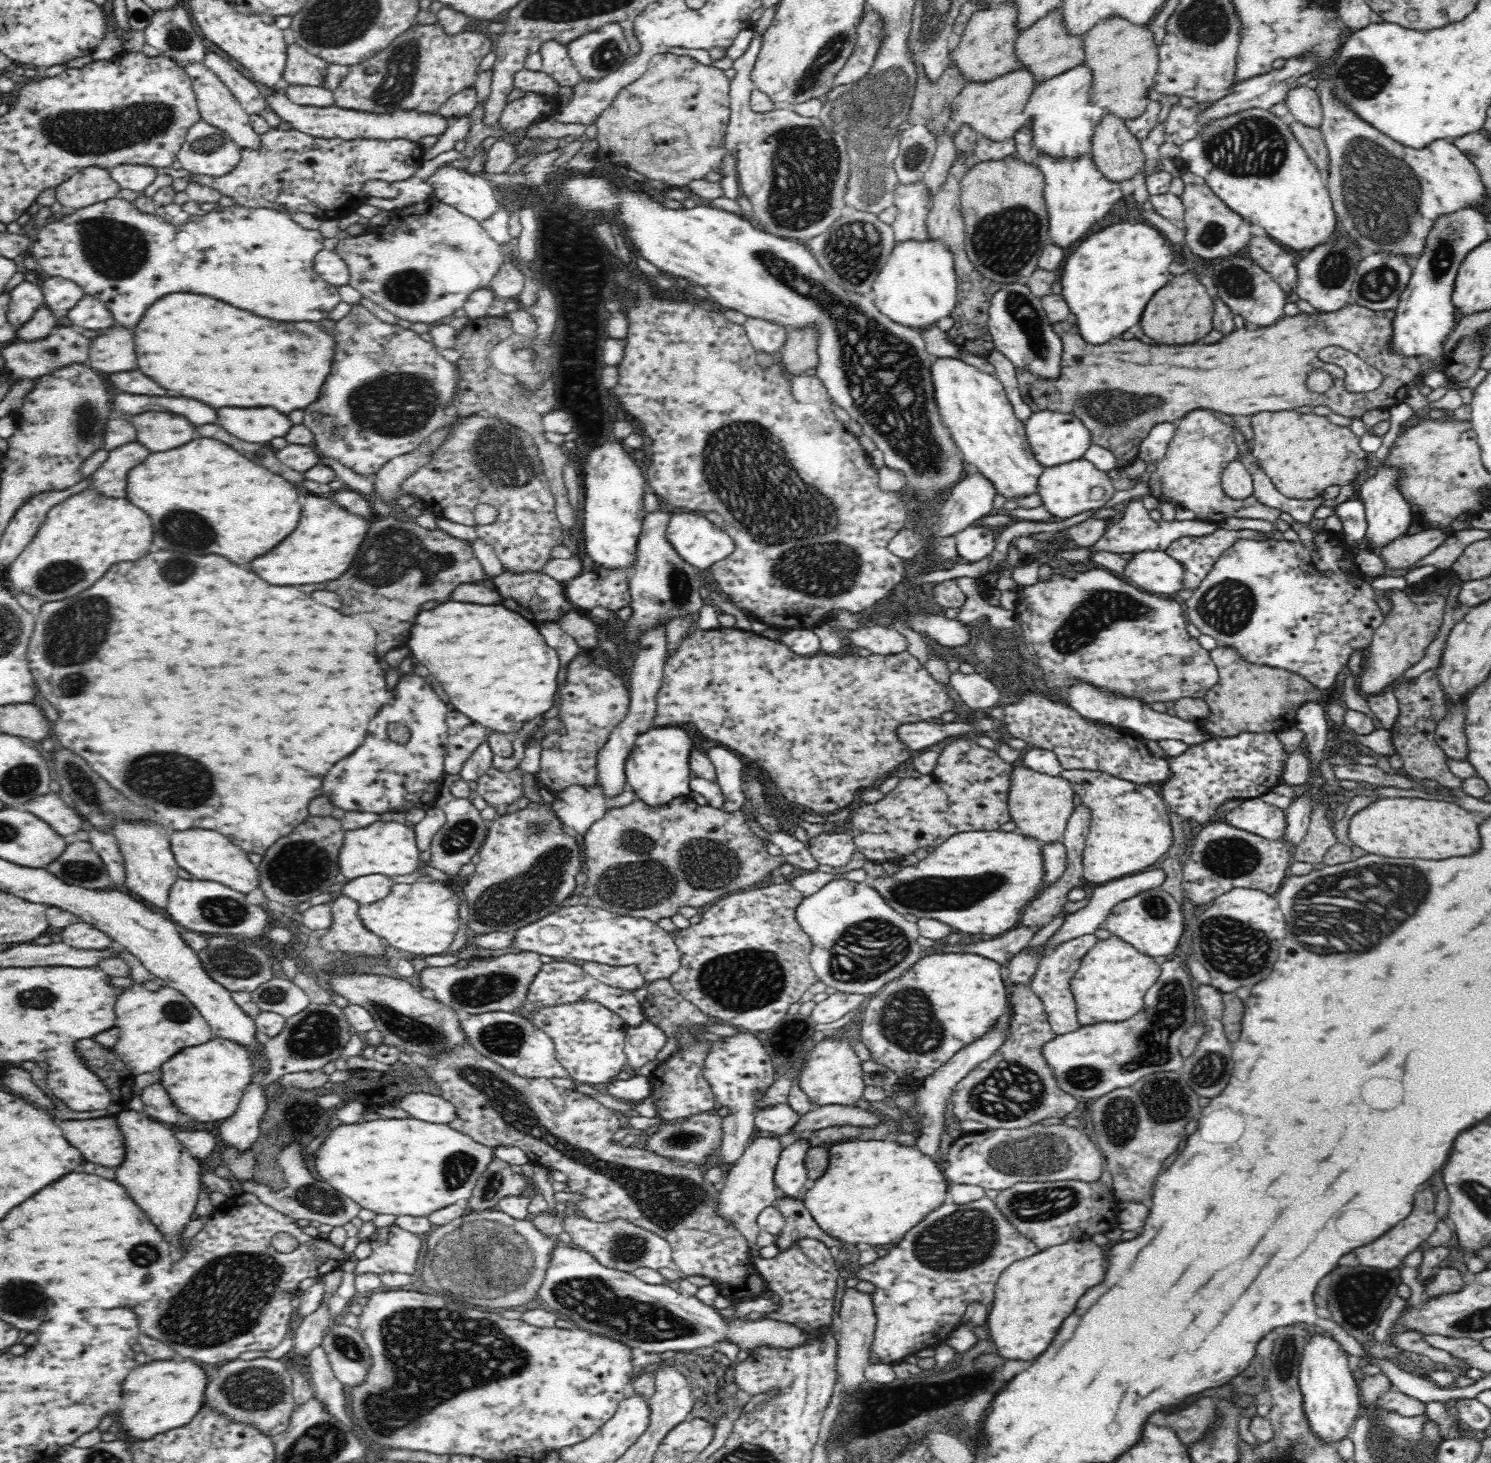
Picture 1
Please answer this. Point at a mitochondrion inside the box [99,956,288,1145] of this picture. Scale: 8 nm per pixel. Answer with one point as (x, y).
(176, 1012)

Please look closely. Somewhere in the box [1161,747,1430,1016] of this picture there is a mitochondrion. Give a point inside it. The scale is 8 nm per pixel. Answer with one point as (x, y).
(1218, 933)

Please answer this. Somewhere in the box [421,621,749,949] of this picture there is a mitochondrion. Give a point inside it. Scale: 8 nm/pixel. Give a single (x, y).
(639, 880)

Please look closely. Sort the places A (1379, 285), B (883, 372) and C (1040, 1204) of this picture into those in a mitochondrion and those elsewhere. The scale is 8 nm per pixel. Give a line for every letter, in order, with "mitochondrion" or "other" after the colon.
A: mitochondrion
B: mitochondrion
C: mitochondrion

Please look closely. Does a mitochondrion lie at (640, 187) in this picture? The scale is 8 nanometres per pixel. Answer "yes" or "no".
no

